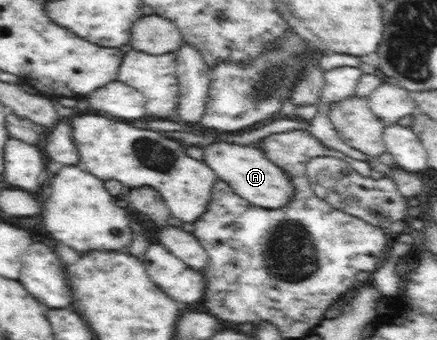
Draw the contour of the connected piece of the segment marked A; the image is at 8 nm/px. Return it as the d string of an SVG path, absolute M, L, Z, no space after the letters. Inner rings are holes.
M216 141L203 148L204 162L218 174L234 194L262 208L282 208L295 196L291 179L275 162L264 156L260 148L227 141Z

